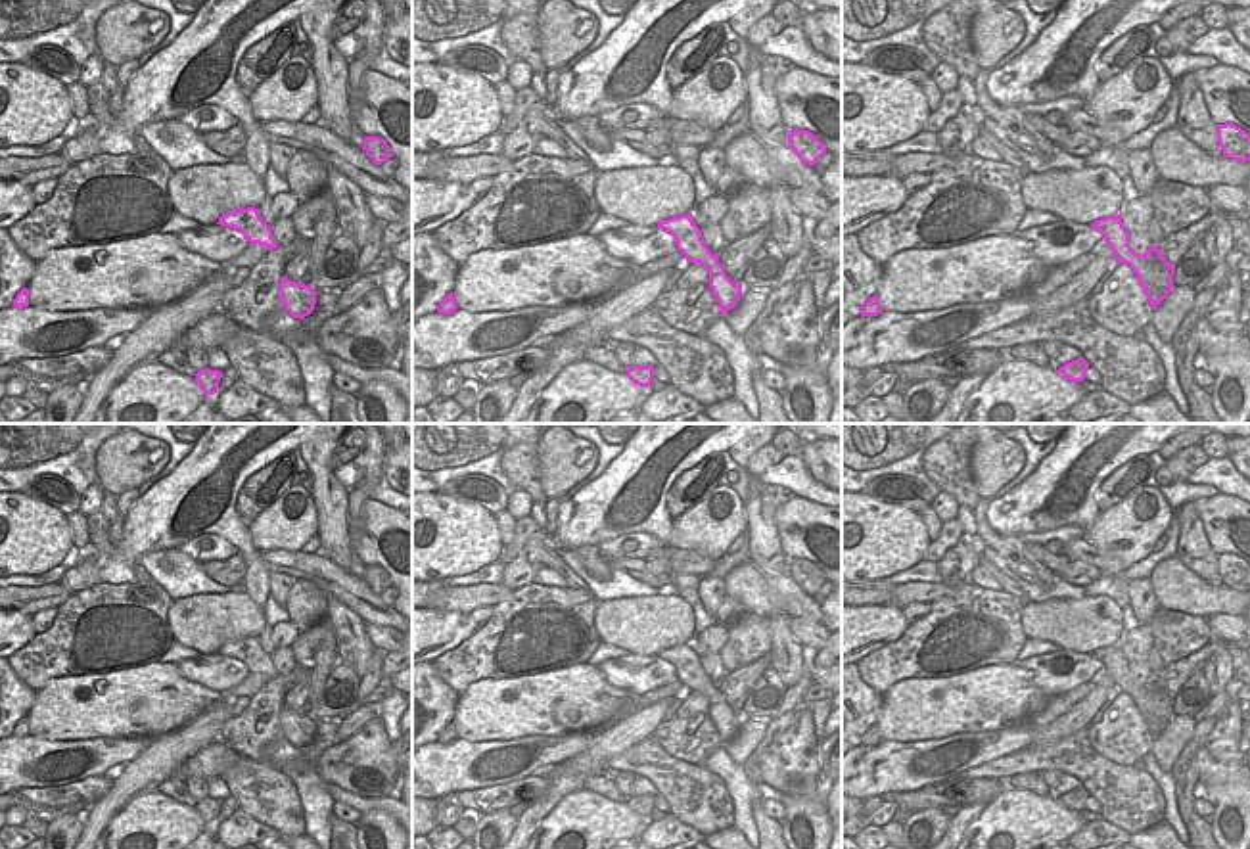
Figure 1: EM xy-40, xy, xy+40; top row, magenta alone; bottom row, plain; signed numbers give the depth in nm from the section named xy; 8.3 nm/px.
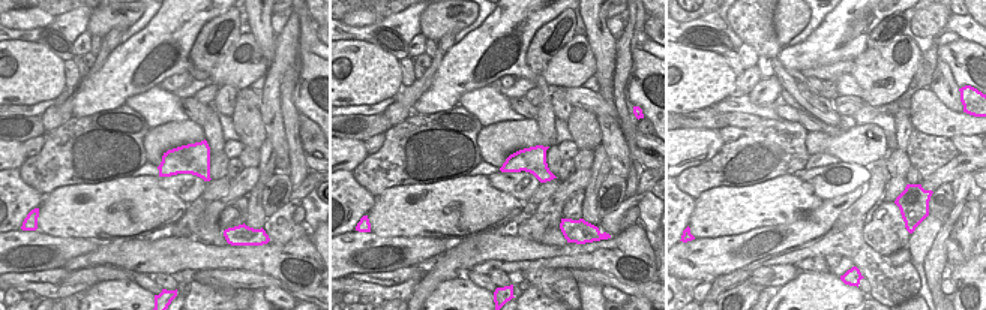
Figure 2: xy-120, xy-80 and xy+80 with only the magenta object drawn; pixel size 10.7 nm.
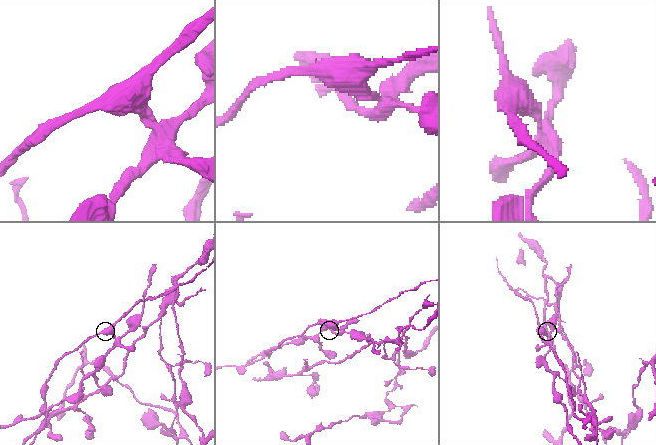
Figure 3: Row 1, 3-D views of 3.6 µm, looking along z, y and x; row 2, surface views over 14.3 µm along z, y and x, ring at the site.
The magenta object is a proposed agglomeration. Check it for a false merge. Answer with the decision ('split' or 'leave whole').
split

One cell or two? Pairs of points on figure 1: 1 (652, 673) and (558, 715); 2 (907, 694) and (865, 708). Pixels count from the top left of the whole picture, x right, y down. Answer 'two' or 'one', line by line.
1: two
2: two

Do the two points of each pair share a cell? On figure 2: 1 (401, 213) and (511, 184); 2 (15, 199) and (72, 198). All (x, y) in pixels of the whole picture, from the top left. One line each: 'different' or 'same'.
1: different
2: different

